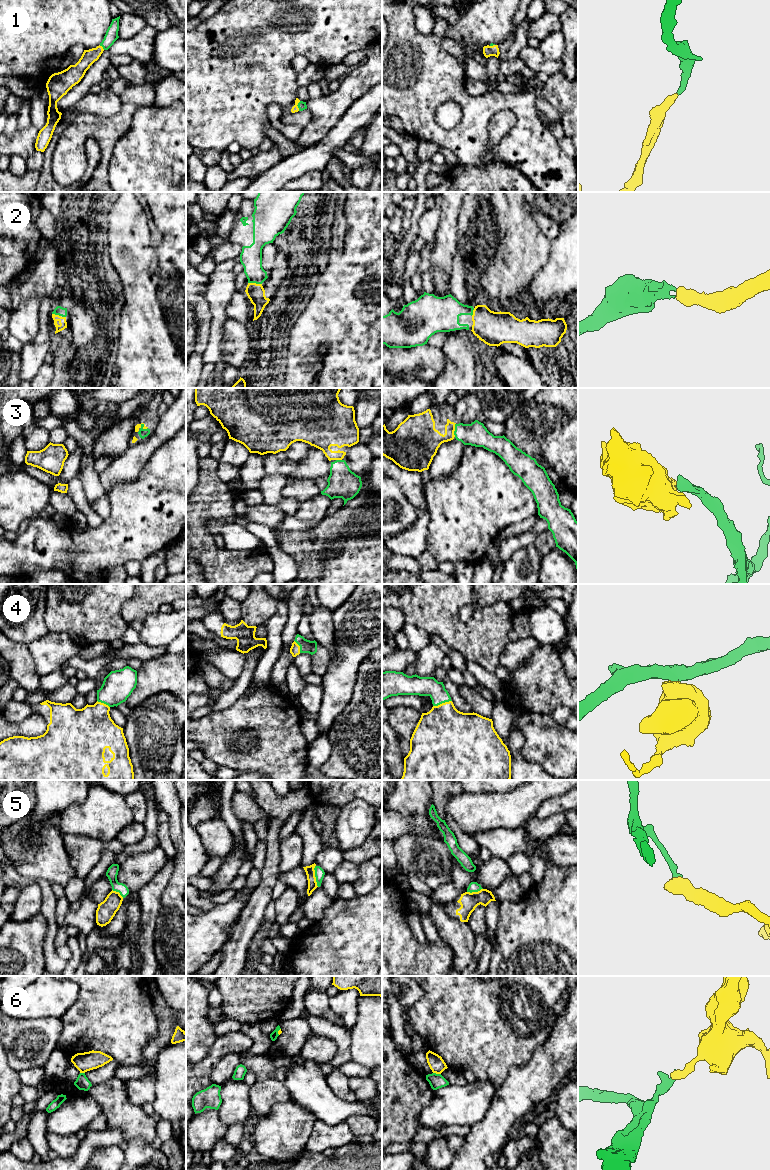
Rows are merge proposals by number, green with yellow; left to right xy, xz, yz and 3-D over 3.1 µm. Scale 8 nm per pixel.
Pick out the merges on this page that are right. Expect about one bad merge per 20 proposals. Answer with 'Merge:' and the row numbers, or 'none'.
Merge: 1, 2, 3, 4

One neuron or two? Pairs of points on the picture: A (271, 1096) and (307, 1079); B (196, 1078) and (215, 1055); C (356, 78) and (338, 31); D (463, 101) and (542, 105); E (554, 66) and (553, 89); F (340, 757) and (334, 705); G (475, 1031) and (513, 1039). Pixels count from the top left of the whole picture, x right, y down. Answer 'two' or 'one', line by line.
A: two
B: one
C: two
D: two
E: two
F: two
G: one

